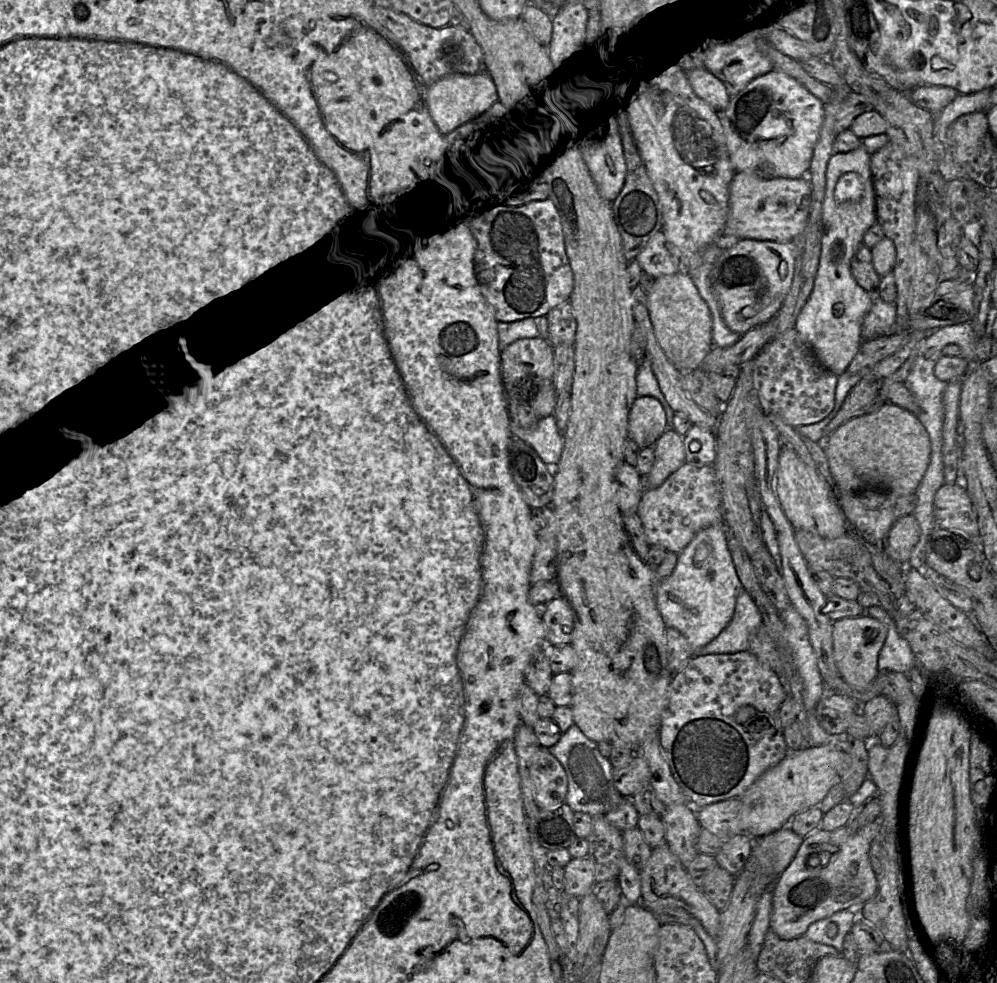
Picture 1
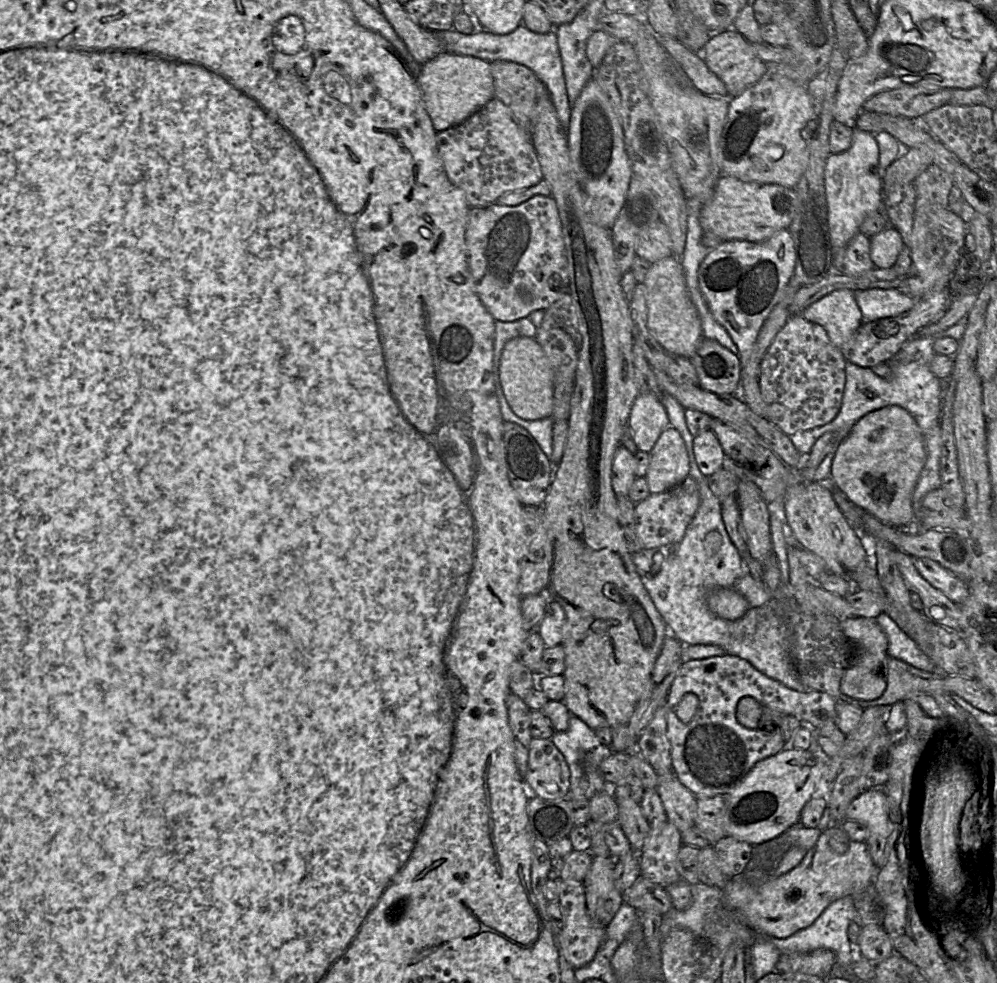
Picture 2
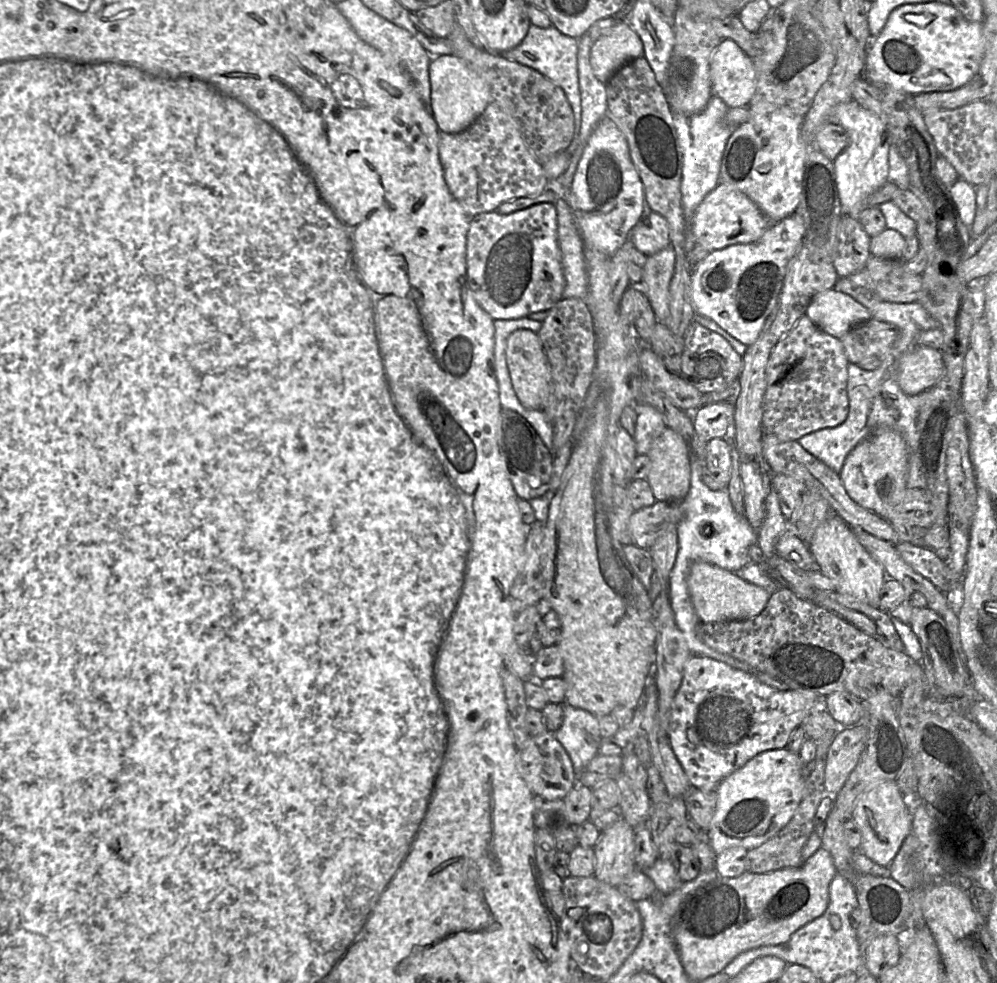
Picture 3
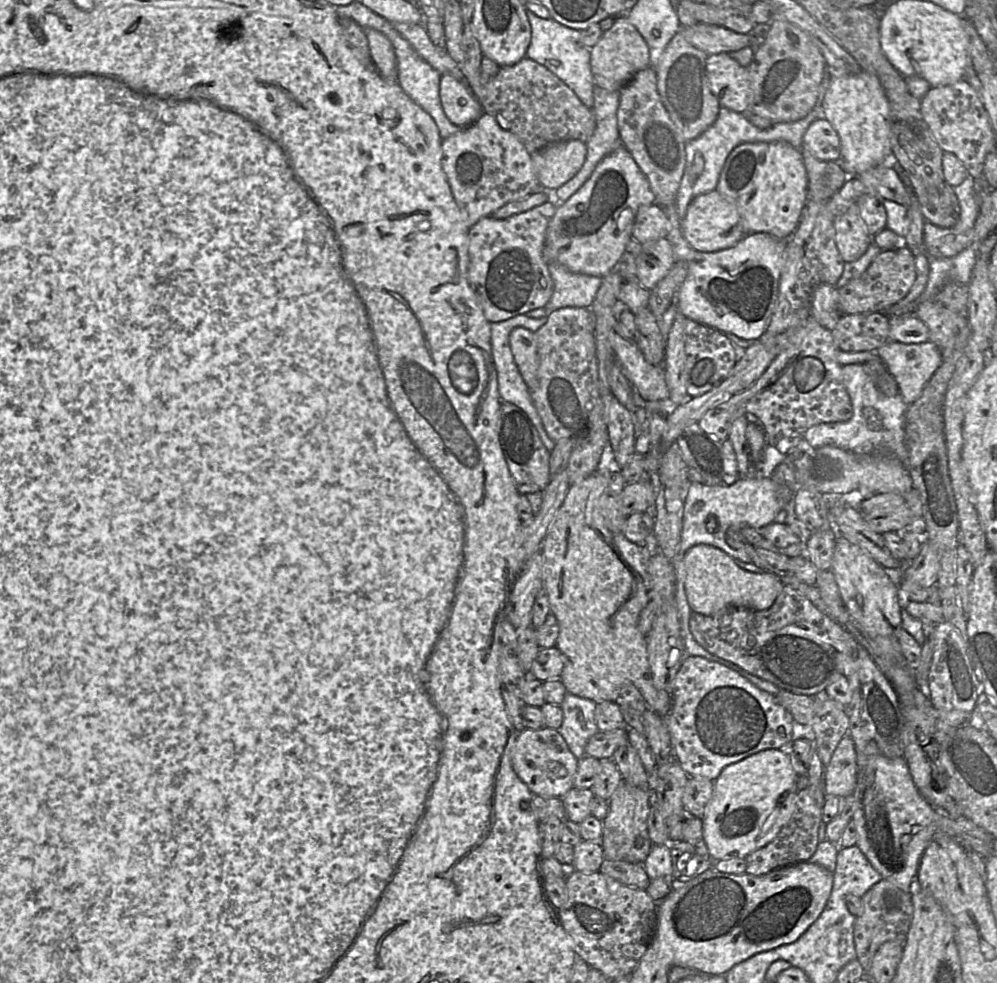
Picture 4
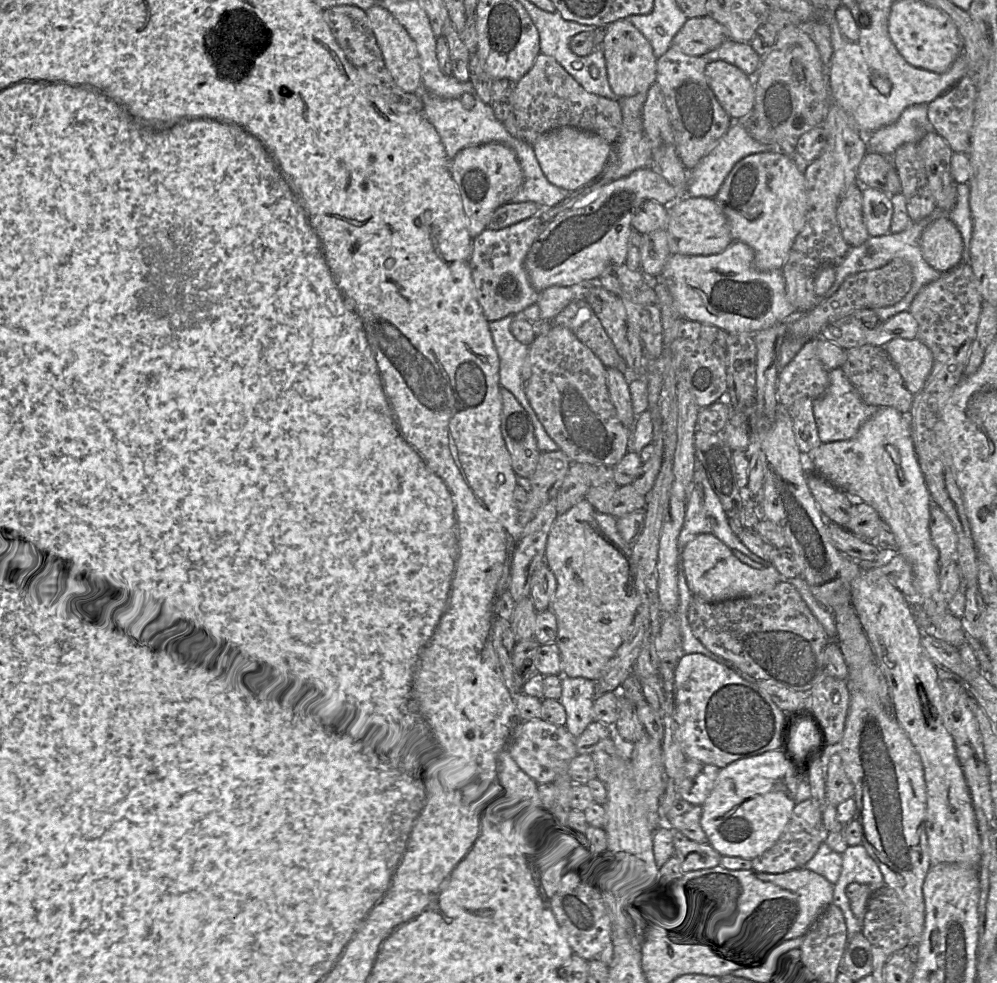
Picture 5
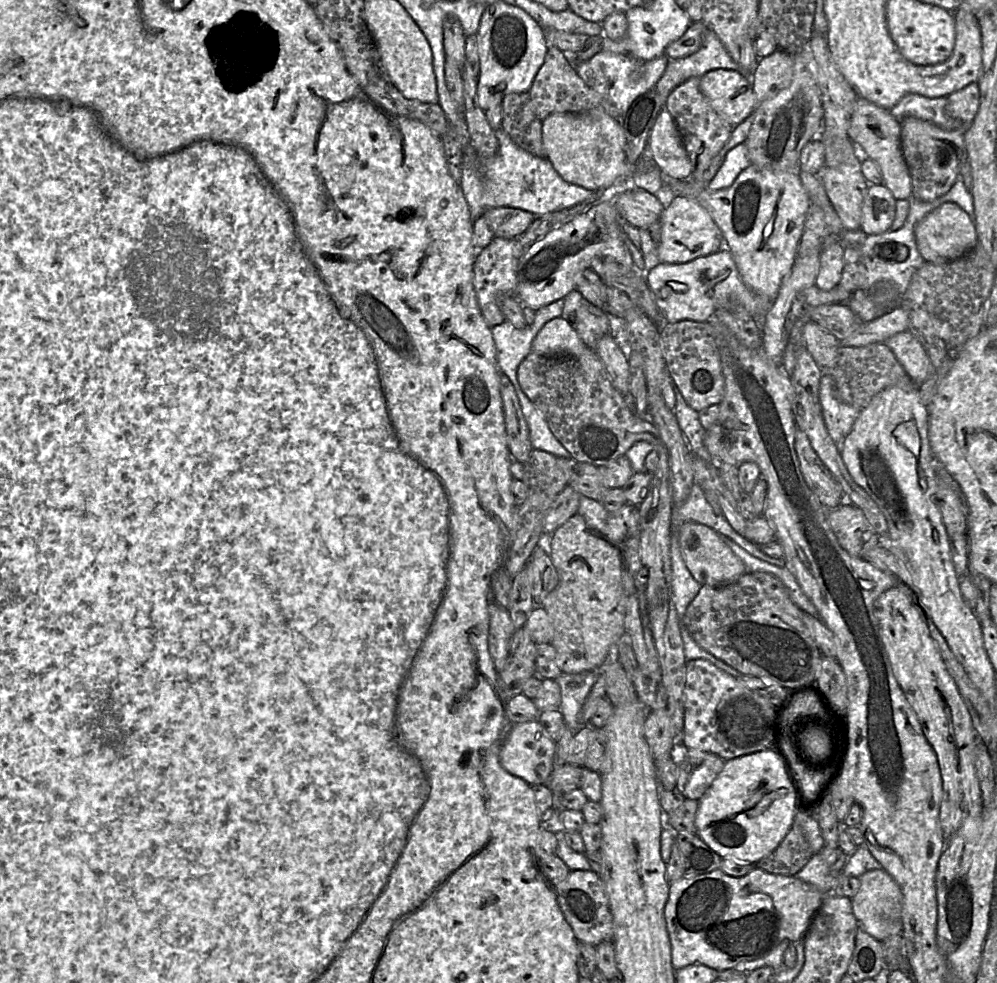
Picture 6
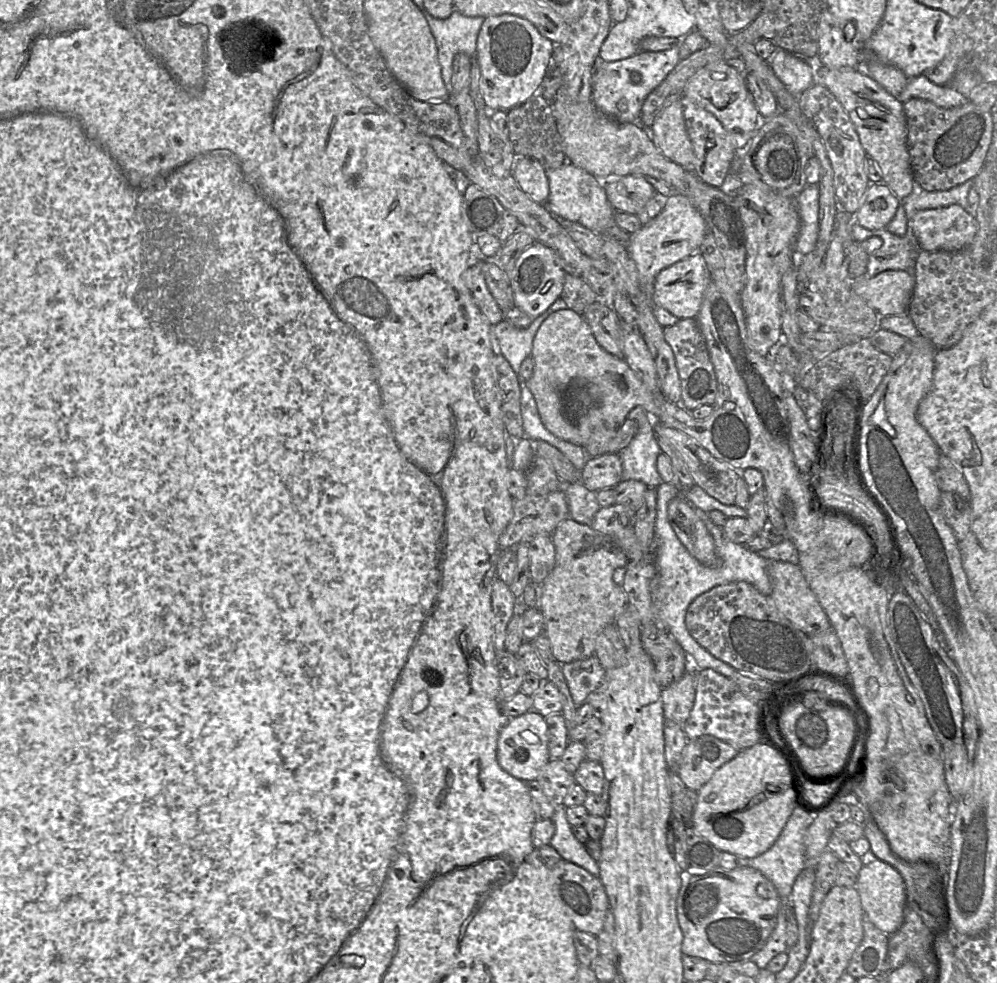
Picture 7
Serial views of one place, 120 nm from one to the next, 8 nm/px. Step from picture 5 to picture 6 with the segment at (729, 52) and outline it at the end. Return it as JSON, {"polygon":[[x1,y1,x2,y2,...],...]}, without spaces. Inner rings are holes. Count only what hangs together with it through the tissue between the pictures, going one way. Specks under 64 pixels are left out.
{"polygon":[[707,30,703,44,696,53,669,60,663,76,654,86,654,91,657,91,659,98,665,103,674,88,690,77,702,77,705,73,719,68,747,74,732,59,720,38,712,30]]}

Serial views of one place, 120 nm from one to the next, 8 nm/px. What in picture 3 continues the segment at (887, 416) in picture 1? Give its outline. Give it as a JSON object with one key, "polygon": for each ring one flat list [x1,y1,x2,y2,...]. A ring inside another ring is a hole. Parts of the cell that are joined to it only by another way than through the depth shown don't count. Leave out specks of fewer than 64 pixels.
{"polygon":[[878,428,863,439,846,457,839,473,852,500,884,518,907,543,923,543,915,538,913,525,903,521,900,503,907,489,908,449,903,436,890,428]]}

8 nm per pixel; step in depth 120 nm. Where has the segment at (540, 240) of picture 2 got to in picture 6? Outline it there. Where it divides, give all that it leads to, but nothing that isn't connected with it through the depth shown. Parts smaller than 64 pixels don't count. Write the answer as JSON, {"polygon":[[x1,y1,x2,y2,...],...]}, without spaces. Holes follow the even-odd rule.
{"polygon":[[494,237,489,245,477,251,473,264,473,285,482,315,488,325,493,327,505,320,497,304,499,293,515,293,517,286,517,266,527,248,522,248,517,238]]}

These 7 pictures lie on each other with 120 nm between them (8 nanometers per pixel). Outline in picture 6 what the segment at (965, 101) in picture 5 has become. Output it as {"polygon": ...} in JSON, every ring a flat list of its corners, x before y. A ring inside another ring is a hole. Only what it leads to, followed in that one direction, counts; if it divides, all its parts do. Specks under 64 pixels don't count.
{"polygon":[[970,83,961,90,947,96,945,111,948,116,959,120,965,130,976,117,980,104,978,84]]}

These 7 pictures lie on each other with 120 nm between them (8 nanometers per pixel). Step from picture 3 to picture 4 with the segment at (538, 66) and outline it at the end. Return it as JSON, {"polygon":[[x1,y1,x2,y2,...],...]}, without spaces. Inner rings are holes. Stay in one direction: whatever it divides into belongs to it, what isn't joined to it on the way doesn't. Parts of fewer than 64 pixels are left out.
{"polygon":[[527,10,528,20,531,25,531,42,526,52,526,58,531,59,554,73,569,88,571,88,581,102,591,108,593,105,593,89,595,80,589,80,588,71,586,71,586,58,580,54,586,54,590,51,582,42,582,31,566,27,552,18,543,19]]}

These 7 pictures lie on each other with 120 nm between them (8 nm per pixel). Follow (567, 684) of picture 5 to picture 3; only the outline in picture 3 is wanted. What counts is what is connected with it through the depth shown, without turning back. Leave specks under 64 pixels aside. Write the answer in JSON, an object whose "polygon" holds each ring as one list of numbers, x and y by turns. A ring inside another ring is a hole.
{"polygon":[[563,703,563,712,563,722,554,734,567,751,578,776,599,754,602,737,598,717,568,703]]}

